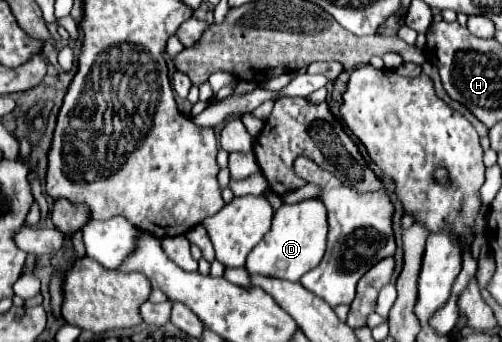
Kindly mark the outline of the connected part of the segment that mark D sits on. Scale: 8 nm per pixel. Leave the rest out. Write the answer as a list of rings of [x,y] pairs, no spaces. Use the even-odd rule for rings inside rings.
[[[300,201],[294,205],[282,205],[272,219],[272,229],[268,231],[268,237],[252,249],[246,261],[246,269],[250,275],[264,275],[264,277],[276,277],[284,281],[298,281],[306,271],[314,269],[324,251],[326,251],[326,207],[316,201]]]

